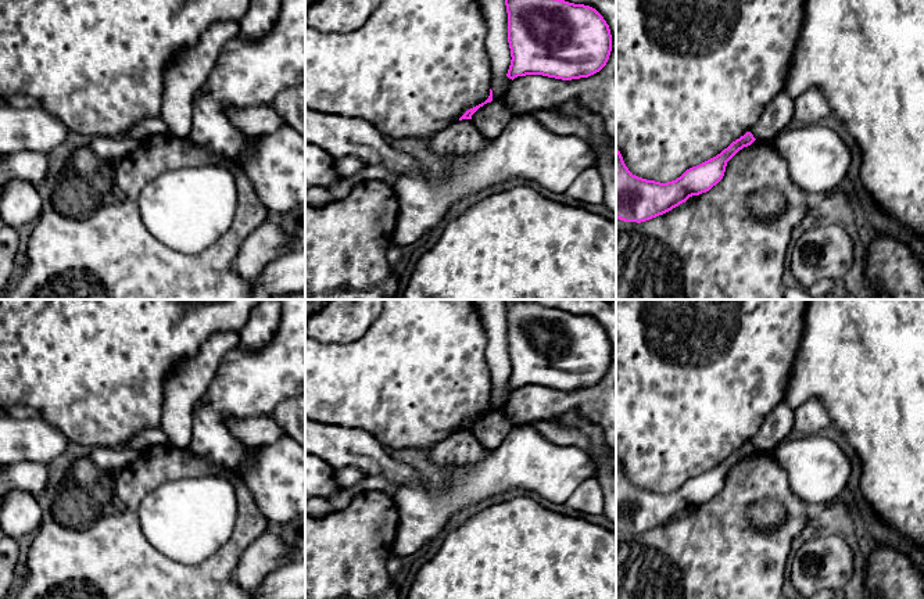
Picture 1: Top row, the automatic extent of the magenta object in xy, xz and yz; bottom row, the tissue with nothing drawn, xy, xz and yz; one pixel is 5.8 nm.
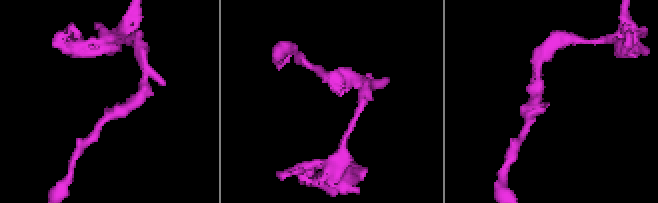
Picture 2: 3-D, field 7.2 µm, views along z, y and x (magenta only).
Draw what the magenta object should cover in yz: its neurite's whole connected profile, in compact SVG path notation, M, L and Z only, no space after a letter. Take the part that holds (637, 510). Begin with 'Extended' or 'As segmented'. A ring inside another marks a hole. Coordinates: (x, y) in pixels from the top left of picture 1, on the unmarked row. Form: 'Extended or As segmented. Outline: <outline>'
As segmented. Outline: M746 442L716 467L667 494L633 485L616 459L616 530L641 534L671 521L692 506L709 502L723 489L727 473L755 451Z

